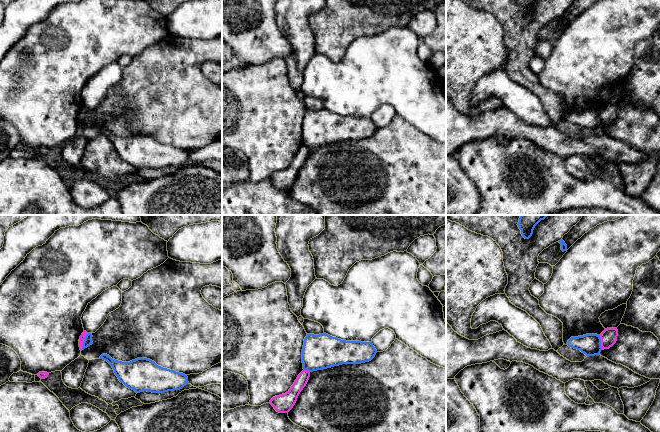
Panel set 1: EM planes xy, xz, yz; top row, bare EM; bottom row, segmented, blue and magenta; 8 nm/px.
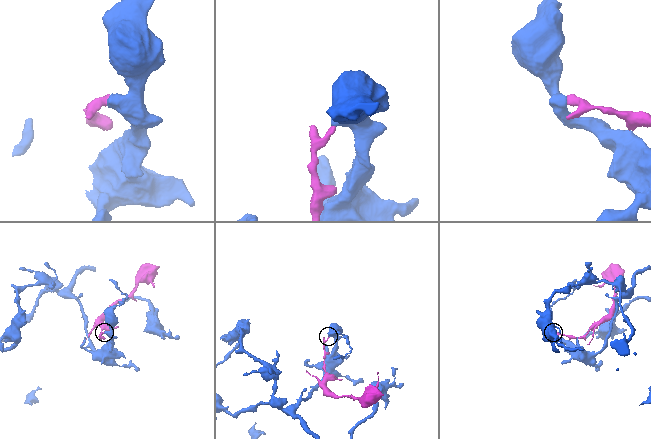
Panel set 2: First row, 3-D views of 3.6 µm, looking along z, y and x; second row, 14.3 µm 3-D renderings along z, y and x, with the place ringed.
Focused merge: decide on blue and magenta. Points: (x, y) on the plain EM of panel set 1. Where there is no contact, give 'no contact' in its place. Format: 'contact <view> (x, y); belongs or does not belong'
contact xy (84, 117); does not belong

